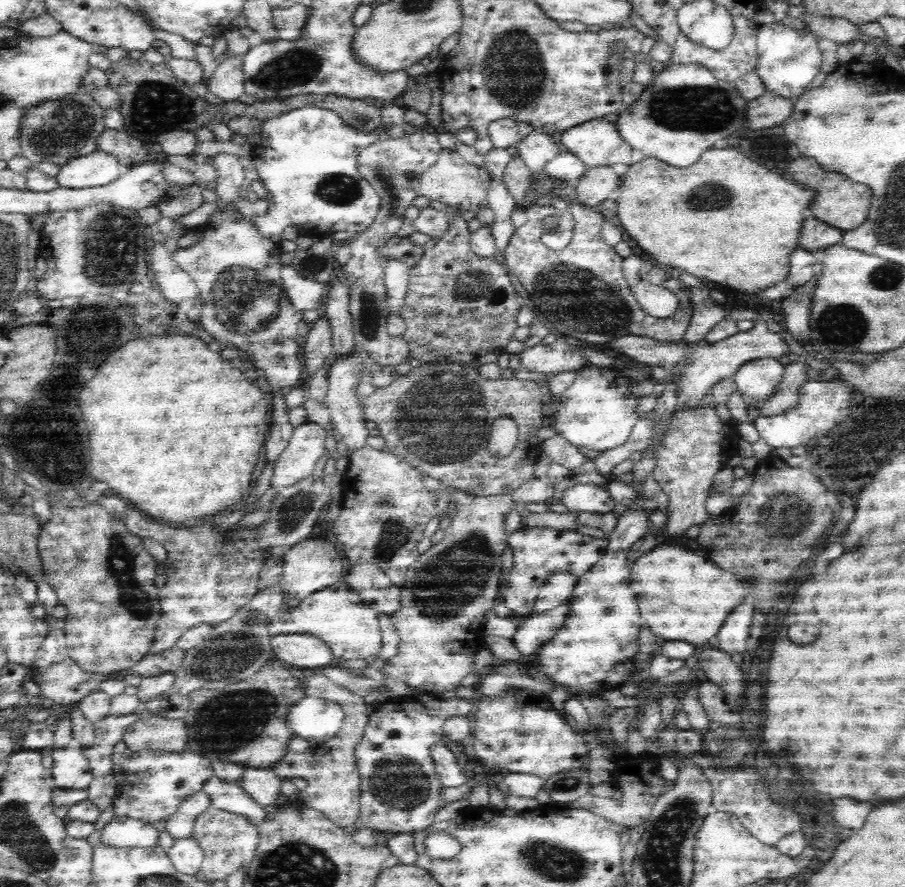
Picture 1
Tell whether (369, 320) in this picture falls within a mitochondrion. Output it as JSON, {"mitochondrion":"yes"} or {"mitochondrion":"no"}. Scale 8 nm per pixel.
{"mitochondrion":"yes"}

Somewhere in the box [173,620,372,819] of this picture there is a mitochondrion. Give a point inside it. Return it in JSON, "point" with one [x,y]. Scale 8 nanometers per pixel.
{"point":[221,723]}

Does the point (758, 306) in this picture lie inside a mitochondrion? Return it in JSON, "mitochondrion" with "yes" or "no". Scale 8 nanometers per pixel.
{"mitochondrion":"no"}

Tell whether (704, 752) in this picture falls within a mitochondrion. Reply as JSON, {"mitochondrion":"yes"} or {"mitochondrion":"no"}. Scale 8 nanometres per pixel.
{"mitochondrion":"no"}

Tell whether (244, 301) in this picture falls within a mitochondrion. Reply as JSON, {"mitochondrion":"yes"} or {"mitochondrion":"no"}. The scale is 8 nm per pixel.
{"mitochondrion":"yes"}

